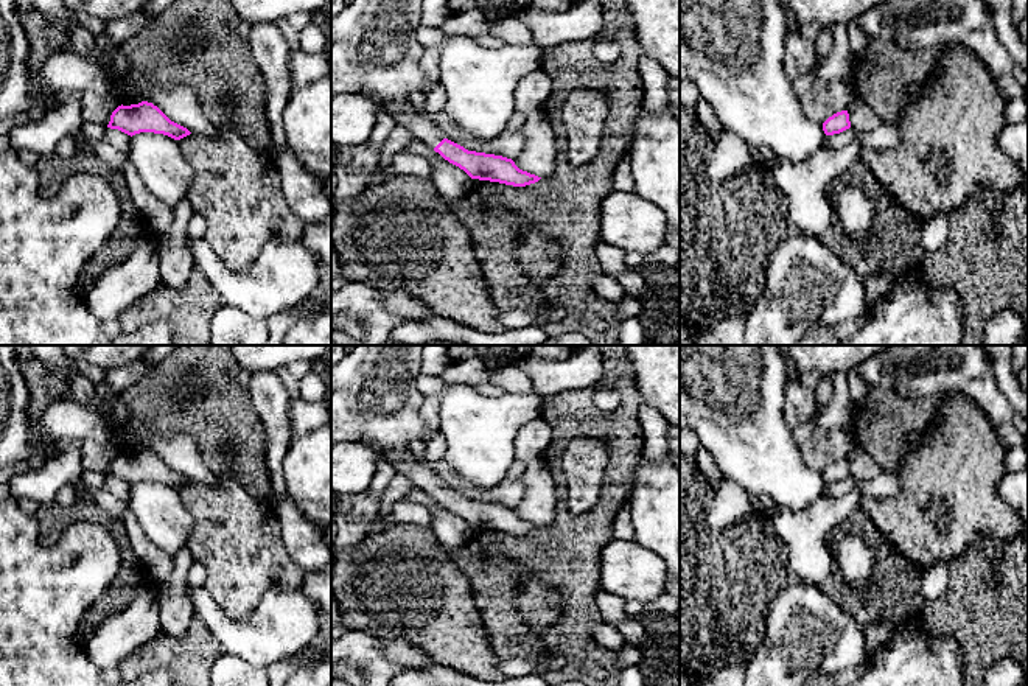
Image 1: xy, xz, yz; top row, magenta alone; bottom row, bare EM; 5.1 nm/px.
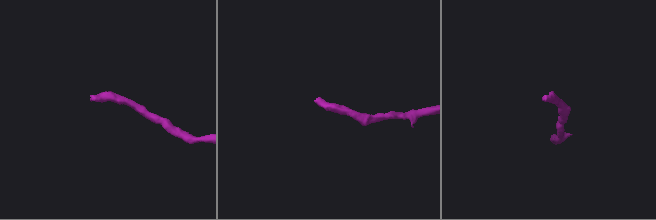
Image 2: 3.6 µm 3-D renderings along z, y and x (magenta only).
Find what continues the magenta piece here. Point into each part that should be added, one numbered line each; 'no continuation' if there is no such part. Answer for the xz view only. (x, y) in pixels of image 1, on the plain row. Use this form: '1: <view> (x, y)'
1: xz (425, 478)

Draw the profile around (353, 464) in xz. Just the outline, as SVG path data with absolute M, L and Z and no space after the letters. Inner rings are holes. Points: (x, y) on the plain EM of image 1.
M362 442L331 445L331 490L339 495L367 492L381 454Z

